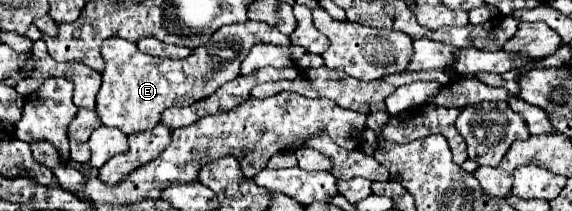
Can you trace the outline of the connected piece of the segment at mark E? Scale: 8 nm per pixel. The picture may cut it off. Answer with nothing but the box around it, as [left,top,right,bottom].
[96,21,290,135]

